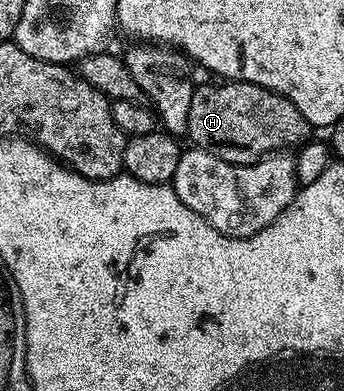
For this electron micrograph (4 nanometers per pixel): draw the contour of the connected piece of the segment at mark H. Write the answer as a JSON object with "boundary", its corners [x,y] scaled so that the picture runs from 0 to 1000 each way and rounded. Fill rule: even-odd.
{"boundary":[[[616,210],[628,215],[593,215],[567,228],[558,240],[558,258],[552,261],[552,302],[547,304],[547,332],[541,340],[544,355],[558,355],[555,366],[567,376],[599,384],[610,394],[622,394],[634,404],[645,404],[657,414],[672,419],[733,419],[744,409],[762,409],[770,399],[788,399],[794,394],[811,391],[817,384],[849,384],[837,379],[858,381],[863,373],[881,371],[887,361],[898,355],[895,335],[901,335],[901,320],[892,307],[863,281],[855,269],[828,251],[817,246],[811,235],[788,235],[779,225],[765,225],[747,215],[715,215],[706,210]]]}

